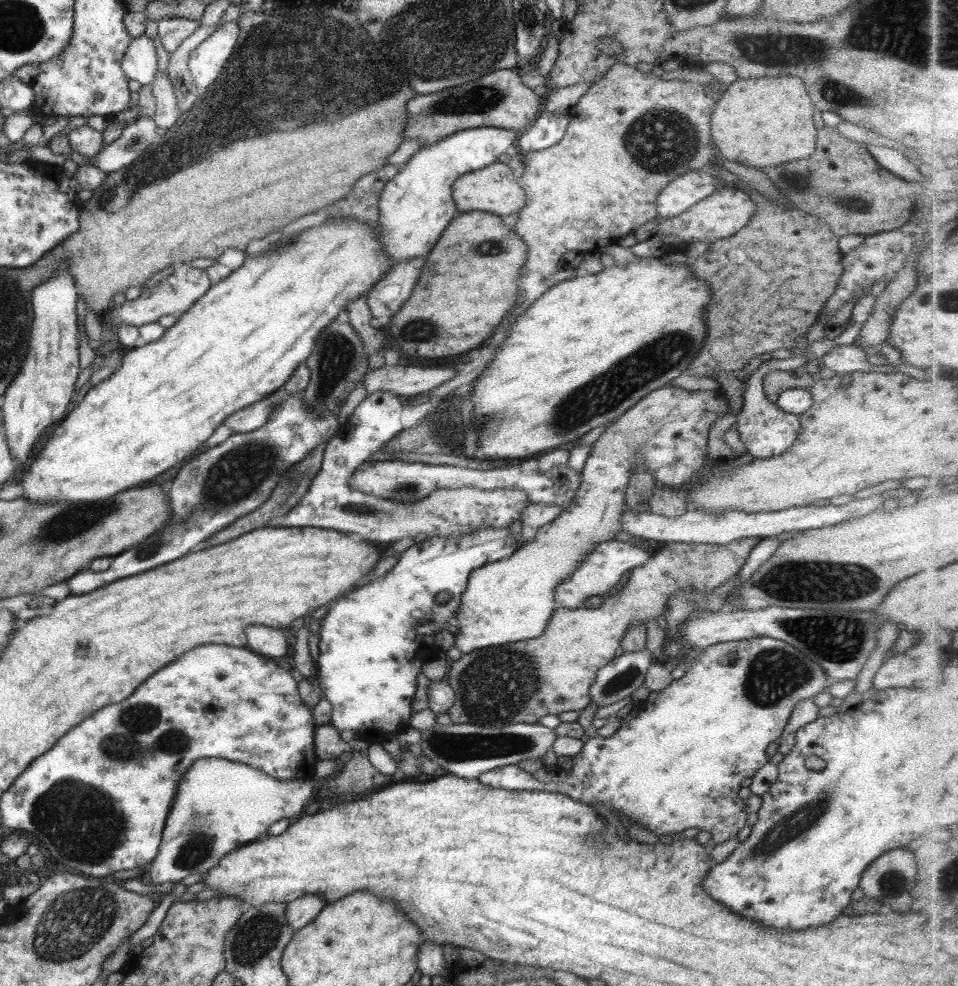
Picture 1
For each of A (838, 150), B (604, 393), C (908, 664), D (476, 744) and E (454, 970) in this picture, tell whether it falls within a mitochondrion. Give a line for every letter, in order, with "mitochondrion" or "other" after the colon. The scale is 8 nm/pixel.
A: other
B: mitochondrion
C: other
D: mitochondrion
E: other

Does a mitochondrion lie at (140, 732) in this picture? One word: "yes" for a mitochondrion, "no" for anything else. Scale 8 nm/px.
yes

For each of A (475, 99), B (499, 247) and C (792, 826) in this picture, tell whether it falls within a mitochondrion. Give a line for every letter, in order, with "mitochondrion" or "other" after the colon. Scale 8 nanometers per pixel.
A: mitochondrion
B: mitochondrion
C: mitochondrion

